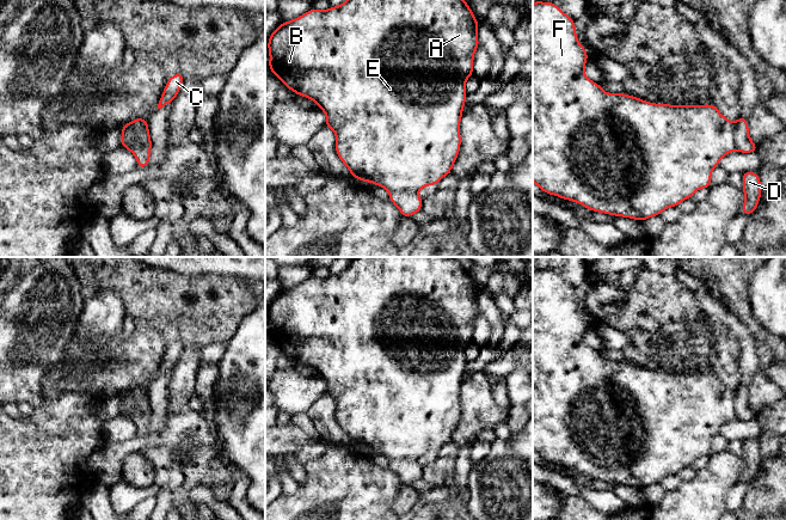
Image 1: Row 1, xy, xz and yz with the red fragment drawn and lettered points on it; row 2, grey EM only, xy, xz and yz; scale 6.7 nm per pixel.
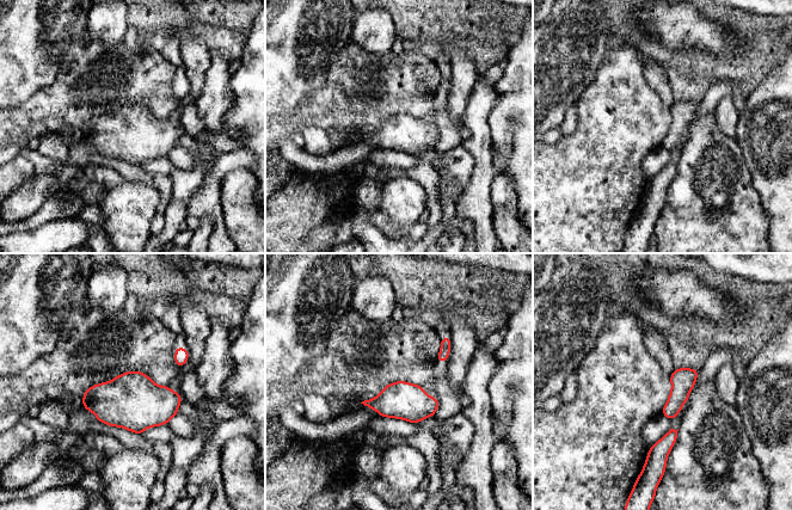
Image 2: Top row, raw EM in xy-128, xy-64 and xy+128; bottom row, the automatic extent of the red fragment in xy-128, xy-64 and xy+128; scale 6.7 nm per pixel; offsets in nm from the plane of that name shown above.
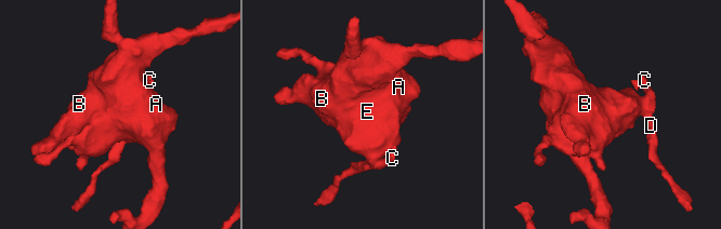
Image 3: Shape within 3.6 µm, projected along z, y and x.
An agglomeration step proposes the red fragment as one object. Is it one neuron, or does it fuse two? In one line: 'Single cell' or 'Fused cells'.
Fused cells

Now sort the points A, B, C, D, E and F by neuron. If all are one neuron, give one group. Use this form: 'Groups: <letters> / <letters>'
Groups: A B E F / C D

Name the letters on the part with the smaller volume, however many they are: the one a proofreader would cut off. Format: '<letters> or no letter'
C, D

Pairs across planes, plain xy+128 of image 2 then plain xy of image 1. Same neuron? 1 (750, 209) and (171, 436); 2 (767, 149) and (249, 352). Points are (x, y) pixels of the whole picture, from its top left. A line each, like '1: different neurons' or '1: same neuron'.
1: same neuron
2: same neuron

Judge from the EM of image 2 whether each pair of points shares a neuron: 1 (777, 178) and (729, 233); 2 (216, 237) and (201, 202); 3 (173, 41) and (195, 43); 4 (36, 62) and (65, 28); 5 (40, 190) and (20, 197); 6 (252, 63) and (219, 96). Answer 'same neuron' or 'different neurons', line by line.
1: different neurons
2: same neuron
3: different neurons
4: same neuron
5: same neuron
6: different neurons

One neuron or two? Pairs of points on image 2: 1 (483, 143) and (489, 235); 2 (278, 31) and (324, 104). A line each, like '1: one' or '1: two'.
1: one
2: two

